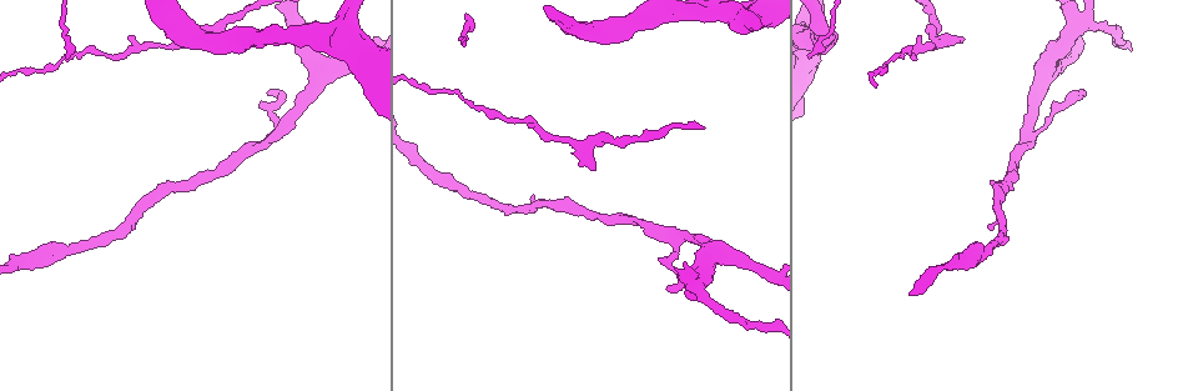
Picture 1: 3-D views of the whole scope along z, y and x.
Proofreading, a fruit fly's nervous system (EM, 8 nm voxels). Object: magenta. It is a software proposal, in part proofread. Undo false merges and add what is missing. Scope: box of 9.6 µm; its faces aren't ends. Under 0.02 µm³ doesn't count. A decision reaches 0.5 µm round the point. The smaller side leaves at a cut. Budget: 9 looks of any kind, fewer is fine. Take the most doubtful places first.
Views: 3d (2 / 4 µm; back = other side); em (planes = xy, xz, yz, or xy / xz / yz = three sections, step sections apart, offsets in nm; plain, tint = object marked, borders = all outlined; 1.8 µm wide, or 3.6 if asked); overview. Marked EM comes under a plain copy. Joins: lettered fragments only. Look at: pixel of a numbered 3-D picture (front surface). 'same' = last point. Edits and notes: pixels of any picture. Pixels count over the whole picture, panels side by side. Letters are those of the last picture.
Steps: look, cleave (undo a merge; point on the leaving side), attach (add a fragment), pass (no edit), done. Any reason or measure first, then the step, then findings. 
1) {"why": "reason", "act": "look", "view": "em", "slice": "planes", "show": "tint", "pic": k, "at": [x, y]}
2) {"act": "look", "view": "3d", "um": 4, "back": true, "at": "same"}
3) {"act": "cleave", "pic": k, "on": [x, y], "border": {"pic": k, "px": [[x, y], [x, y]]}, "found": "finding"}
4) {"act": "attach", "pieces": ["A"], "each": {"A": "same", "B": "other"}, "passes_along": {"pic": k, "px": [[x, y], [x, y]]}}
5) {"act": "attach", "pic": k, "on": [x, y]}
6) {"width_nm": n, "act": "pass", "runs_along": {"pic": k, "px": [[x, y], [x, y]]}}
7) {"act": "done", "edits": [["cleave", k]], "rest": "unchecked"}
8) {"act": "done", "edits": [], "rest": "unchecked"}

{"why": "arms run side by side", "act": "look", "view": "3d", "um": 4, "pic": 1, "at": [340, 38]}

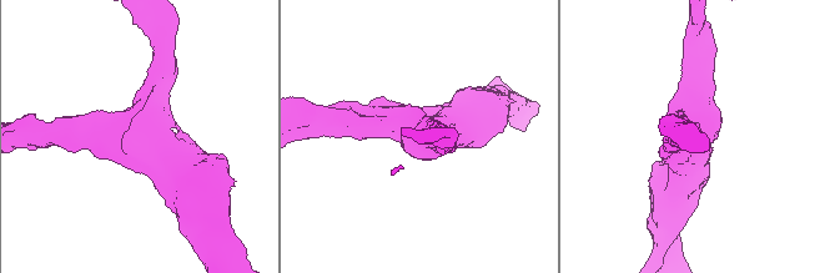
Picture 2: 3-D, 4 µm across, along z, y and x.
{"arms": 4, "why": "now the EM", "act": "look", "view": "em", "um": 3.6, "slice": "planes", "show": "borders", "pic": 2, "at": [142, 139]}

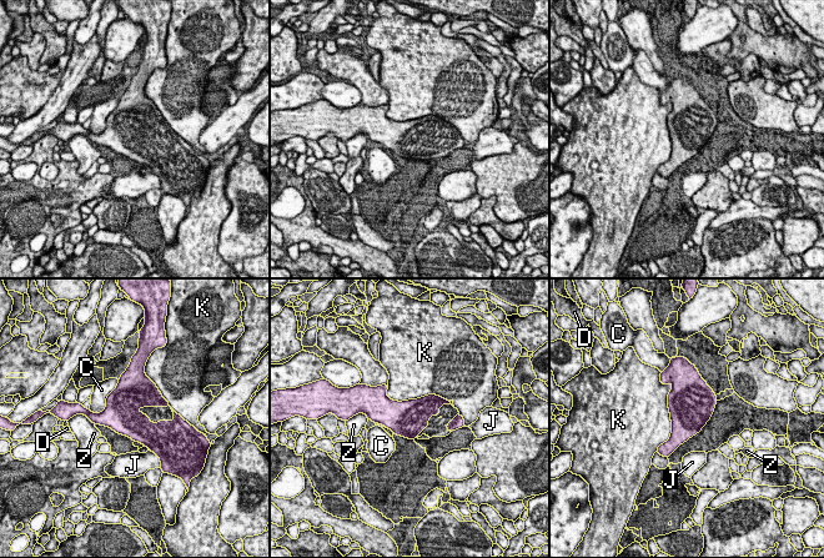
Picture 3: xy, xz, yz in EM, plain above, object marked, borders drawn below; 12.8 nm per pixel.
{"act": "pass", "each": {"C": "other", "D": "other", "J": "other", "K": "other", "Z": "other"}, "border": {"pic": 3, "px": [[669, 381], [671, 436], [657, 447]]}, "found": "one neuron here"}

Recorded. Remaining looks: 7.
{"why": "small branch off a trunk", "act": "look", "view": "em", "slice": "yz", "step": 4, "show": "tint", "pic": 1, "at": [701, 282]}

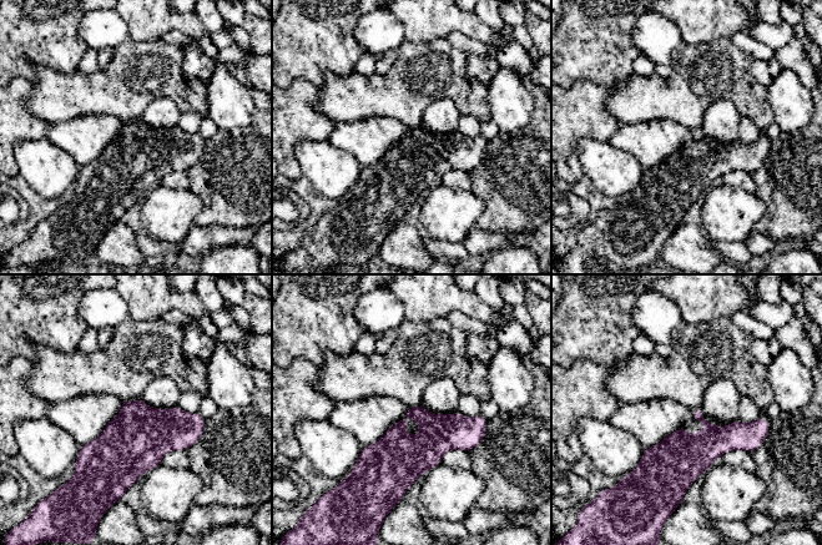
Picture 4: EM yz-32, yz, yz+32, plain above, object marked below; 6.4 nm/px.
{"act": "look", "view": "em", "slice": "planes", "show": "tint", "at": "same"}

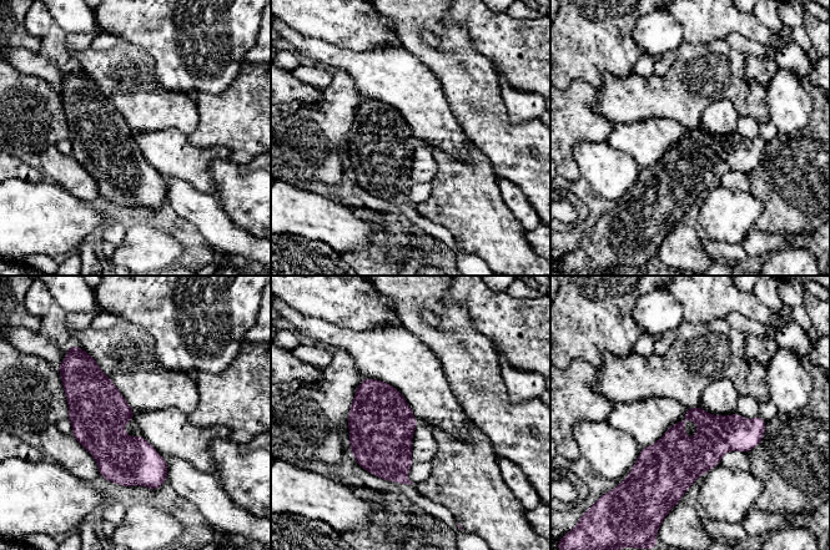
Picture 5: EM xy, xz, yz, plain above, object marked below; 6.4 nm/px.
{"act": "look", "view": "em", "slice": "planes", "show": "borders", "at": "same"}

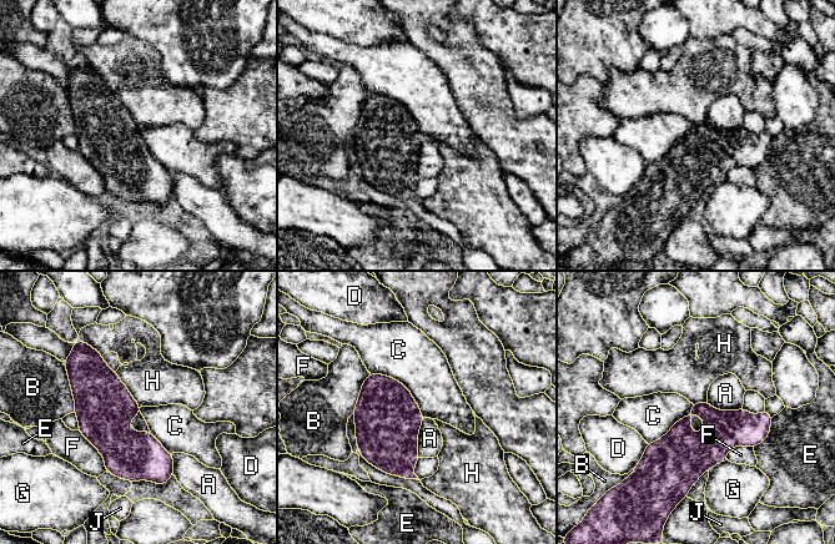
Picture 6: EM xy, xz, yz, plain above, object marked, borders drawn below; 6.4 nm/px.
{"act": "pass", "each": {"A": "other", "B": "other", "C": "other", "D": "other", "E": "other", "F": "other", "G": "other", "H": "other", "J": "other"}, "border": {"pic": 6, "px": [[370, 372], [400, 381], [424, 417]]}, "found": "one neuron here"}

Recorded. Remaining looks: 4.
{"why": "a narrow waist", "act": "look", "view": "em", "slice": "yz", "step": 4, "show": "borders", "pic": 1, "at": [101, 55]}

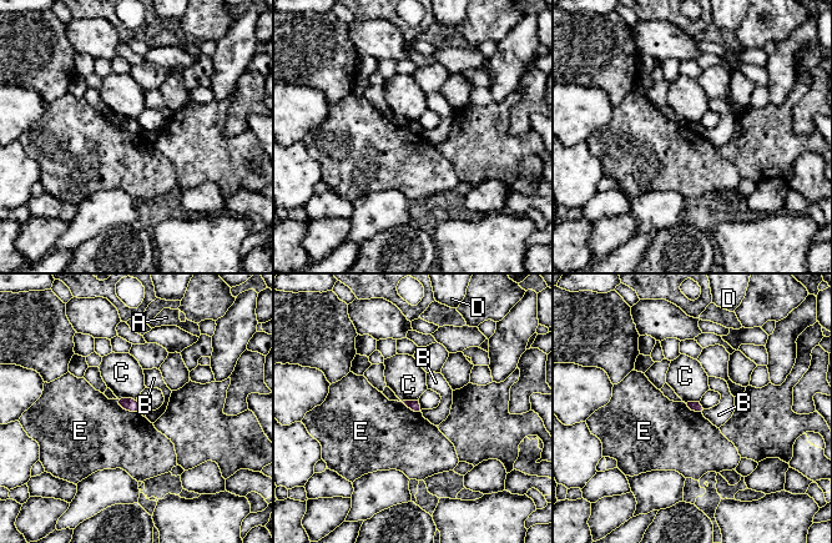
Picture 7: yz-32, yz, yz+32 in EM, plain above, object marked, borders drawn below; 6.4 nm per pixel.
{"width_nm": 70, "act": "pass", "each": {"A": "other", "B": "other", "C": "other", "D": "other", "E": "other"}, "border": {"pic": 7, "px": [[115, 400], [120, 407], [140, 413]]}, "found": "continuous, no second neuron"}

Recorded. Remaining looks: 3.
{"why": "branch point", "act": "look", "view": "3d", "um": 4, "pic": 1, "at": [583, 146]}

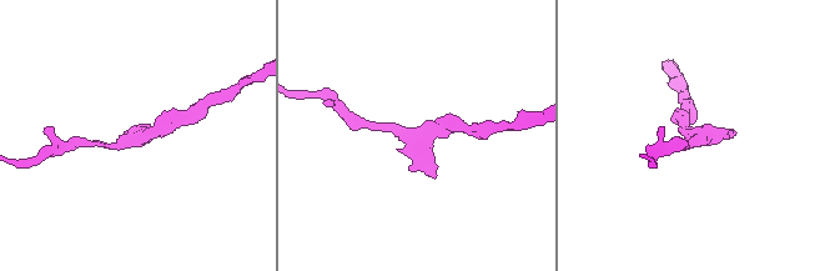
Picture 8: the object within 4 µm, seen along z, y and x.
{"why": "shape alone is not enough", "act": "look", "view": "em", "slice": "xz", "step": 4, "show": "tint", "pic": 8, "at": [134, 136]}

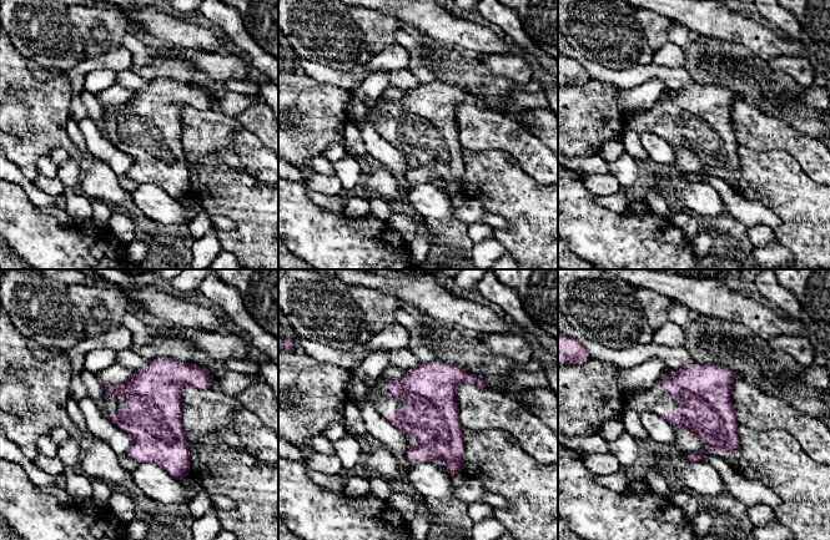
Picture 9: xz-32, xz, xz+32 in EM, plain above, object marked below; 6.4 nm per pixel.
{"why": "cut it another way", "act": "look", "view": "em", "slice": "planes", "show": "borders", "at": "same"}

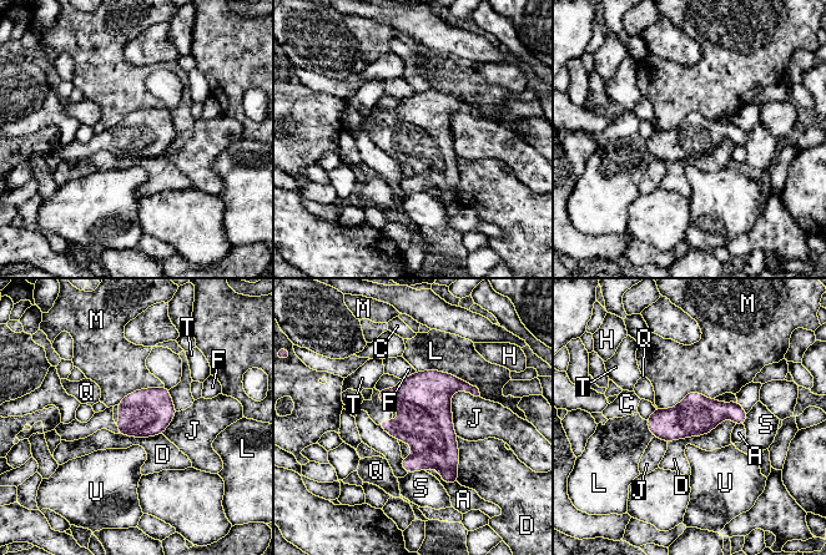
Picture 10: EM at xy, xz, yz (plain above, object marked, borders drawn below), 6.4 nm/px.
{"act": "pass", "each": {"A": "other", "C": "other", "D": "other", "F": "other", "H": "other", "J": "other", "L": "other", "M": "other", "Q": "other", "S": "other", "T": "other", "U": "other"}, "border": {"pic": 10, "px": [[735, 423], [668, 443]]}, "found": "all the same neuron"}

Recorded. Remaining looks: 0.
{"act": "done", "edits": [], "rest": "unchecked"}

